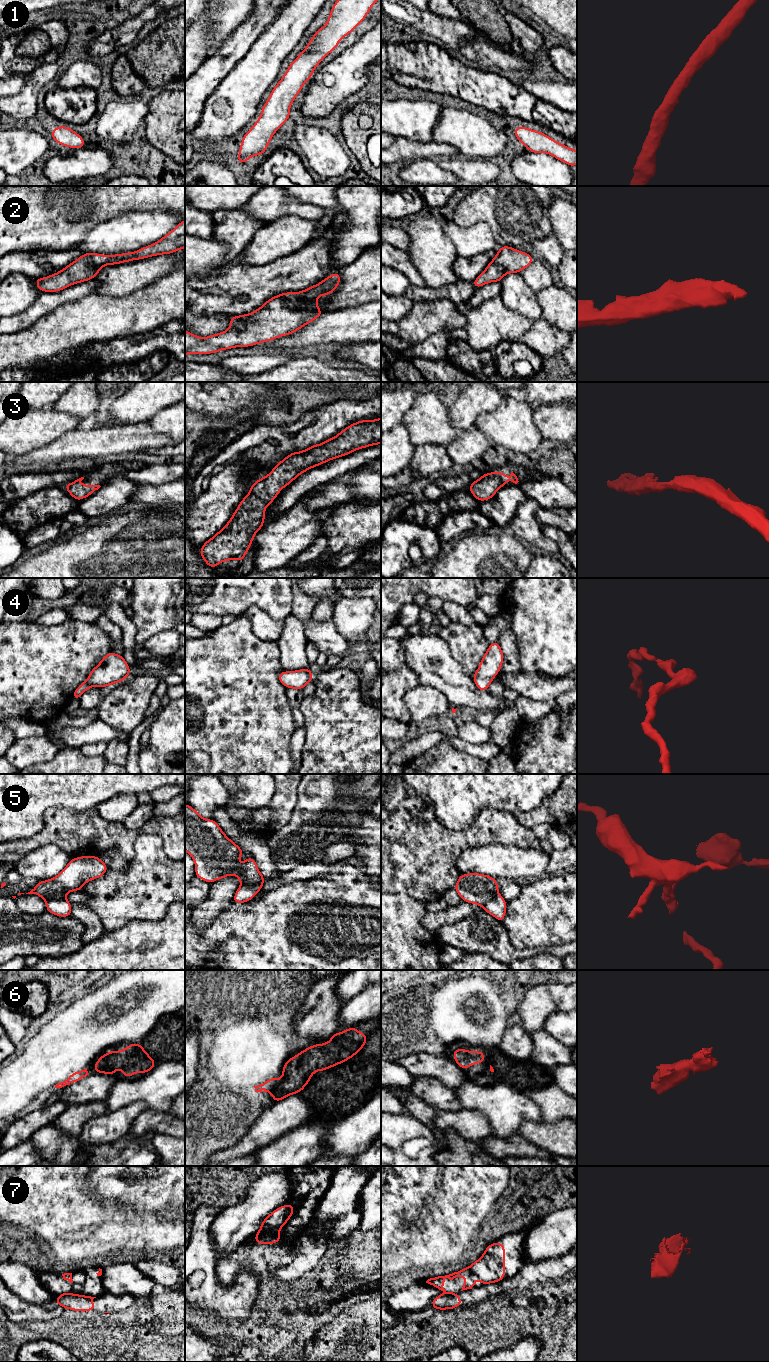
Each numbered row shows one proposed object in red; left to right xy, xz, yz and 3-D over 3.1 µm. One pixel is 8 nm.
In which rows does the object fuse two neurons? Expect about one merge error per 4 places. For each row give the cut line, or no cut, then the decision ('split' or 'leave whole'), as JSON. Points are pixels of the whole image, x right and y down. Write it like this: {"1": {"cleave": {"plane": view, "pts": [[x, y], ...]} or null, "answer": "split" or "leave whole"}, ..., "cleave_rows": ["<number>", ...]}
{"1": {"cleave": null, "answer": "leave whole"}, "2": {"cleave": null, "answer": "leave whole"}, "3": {"cleave": null, "answer": "leave whole"}, "4": {"cleave": null, "answer": "leave whole"}, "5": {"cleave": {"plane": "xz", "pts": [[263, 881], [246, 881], [241, 884]]}, "answer": "split"}, "6": {"cleave": null, "answer": "leave whole"}, "7": {"cleave": {"plane": "yz", "pts": [[446, 1293], [455, 1294]]}, "answer": "split"}, "cleave_rows": ["5", "7"]}

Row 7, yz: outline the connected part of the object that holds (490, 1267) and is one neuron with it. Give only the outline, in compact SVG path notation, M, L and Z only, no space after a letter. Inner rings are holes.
M491 1243L485 1249L483 1255L469 1267L457 1270L456 1272L430 1278L426 1283L434 1286L435 1288L445 1292L446 1294L456 1294L455 1292L447 1292L443 1288L445 1279L453 1280L456 1277L466 1277L462 1290L476 1288L476 1281L474 1277L478 1275L480 1283L484 1286L490 1283L497 1283L505 1279L505 1244L504 1243Z

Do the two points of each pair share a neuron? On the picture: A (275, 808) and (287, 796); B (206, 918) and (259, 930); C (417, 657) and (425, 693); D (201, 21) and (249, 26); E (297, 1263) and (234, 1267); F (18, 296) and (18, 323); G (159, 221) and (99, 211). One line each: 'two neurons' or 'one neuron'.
A: one neuron
B: two neurons
C: two neurons
D: two neurons
E: one neuron
F: two neurons
G: two neurons

